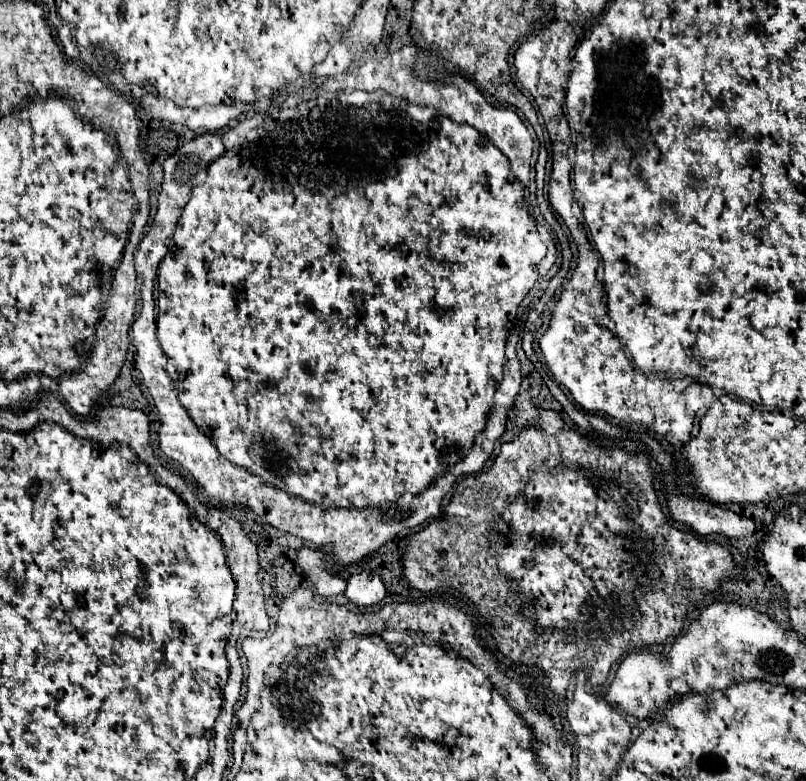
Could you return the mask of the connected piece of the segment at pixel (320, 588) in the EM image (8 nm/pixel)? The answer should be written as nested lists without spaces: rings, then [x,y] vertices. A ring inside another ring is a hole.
[[[320,573],[320,579],[318,579],[318,583],[314,583],[316,585],[316,591],[318,591],[318,595],[322,595],[322,597],[330,597],[330,595],[340,595],[340,593],[344,593],[344,589],[346,589],[346,583],[344,583],[344,579],[334,579],[334,575],[328,575],[328,573]]]

